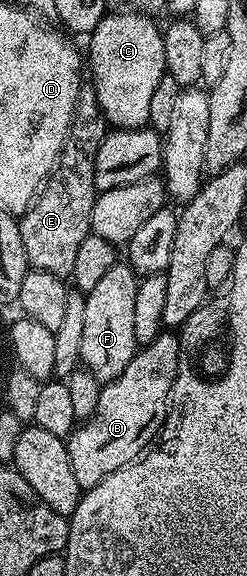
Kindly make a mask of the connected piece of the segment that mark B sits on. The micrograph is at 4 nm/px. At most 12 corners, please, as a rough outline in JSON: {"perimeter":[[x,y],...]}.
{"perimeter":[[167,325],[100,391],[70,443],[95,481],[156,444],[172,410],[184,327]]}

